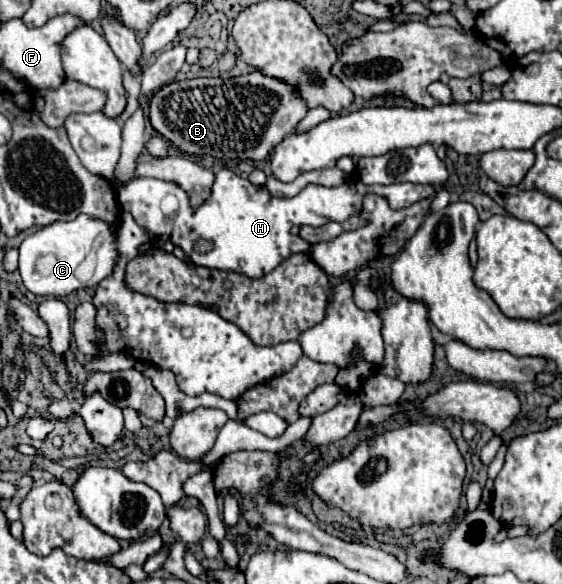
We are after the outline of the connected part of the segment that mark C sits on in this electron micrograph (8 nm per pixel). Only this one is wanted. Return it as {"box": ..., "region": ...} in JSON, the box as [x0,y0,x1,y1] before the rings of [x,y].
{"box":[19,214,117,298],"region":[[[81,214],[79,218],[75,218],[71,222],[55,222],[51,226],[45,226],[45,228],[37,230],[35,234],[27,236],[23,240],[23,244],[19,246],[19,272],[21,272],[23,284],[33,294],[55,296],[55,298],[67,296],[69,292],[73,292],[77,288],[97,286],[113,270],[113,264],[117,260],[115,246],[117,246],[117,234],[111,232],[109,224],[99,220],[99,218],[91,218],[91,216]]]}

